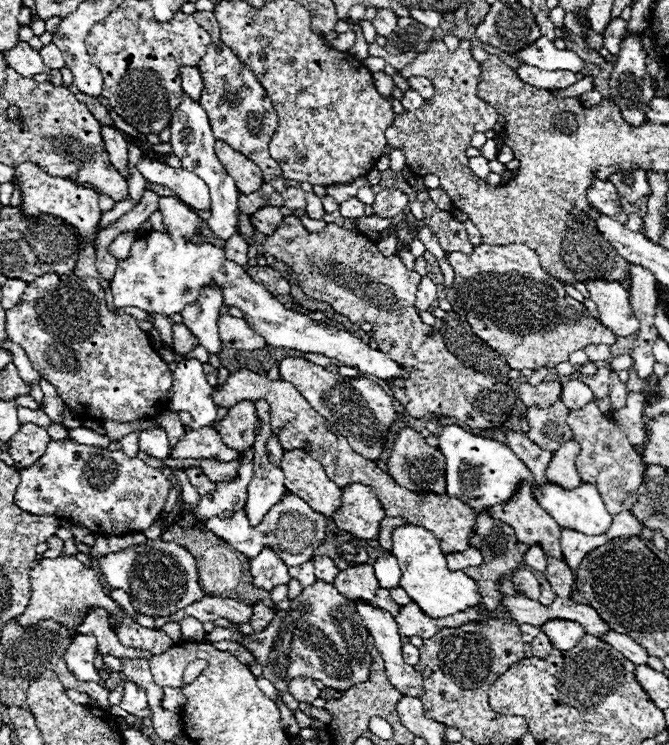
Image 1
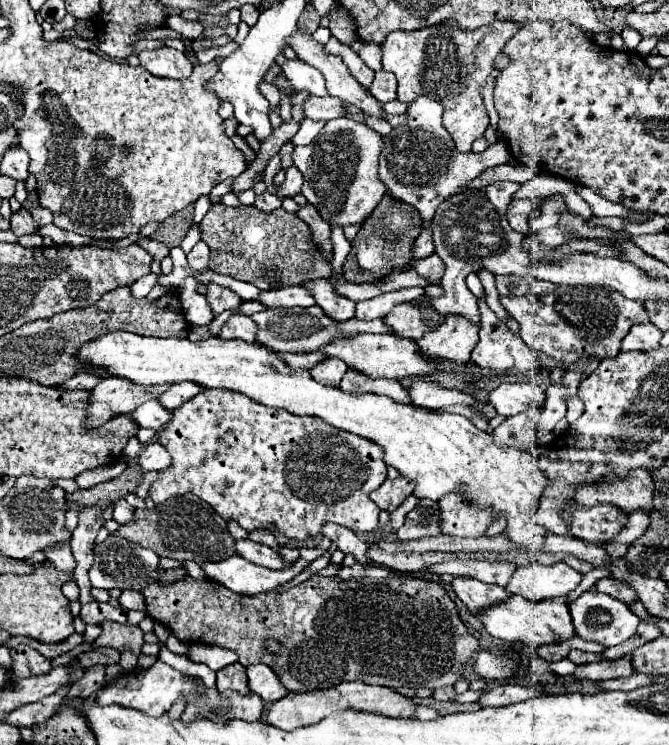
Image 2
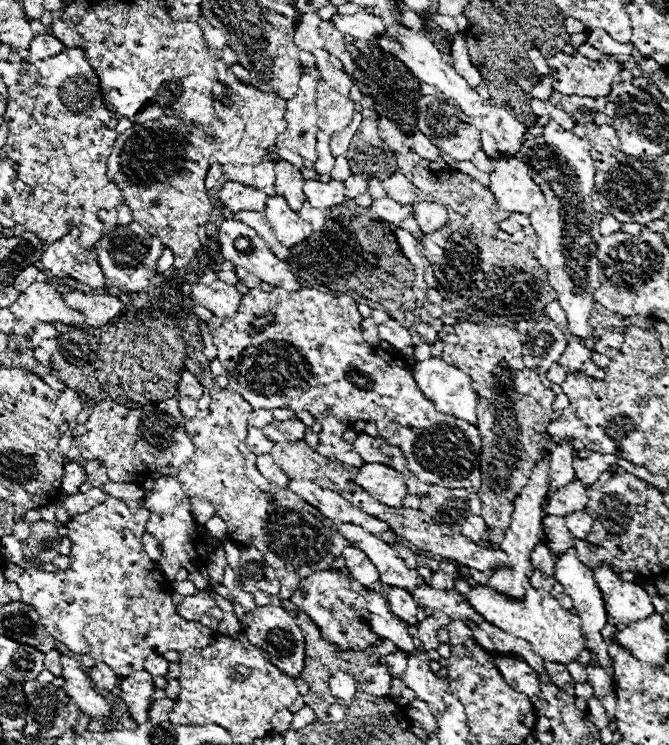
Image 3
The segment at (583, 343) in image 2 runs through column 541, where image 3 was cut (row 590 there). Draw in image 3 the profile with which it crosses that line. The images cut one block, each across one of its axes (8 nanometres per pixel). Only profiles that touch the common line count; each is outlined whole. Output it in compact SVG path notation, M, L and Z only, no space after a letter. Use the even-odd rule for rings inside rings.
M332 570L312 572L310 576L300 580L300 586L296 588L290 600L318 624L324 638L328 638L330 642L336 642L346 650L364 650L376 640L376 636L368 632L368 626L362 626L358 622L358 618L366 614L364 608L356 606L356 602L360 602L360 596L352 592L350 580L338 572L332 572Z

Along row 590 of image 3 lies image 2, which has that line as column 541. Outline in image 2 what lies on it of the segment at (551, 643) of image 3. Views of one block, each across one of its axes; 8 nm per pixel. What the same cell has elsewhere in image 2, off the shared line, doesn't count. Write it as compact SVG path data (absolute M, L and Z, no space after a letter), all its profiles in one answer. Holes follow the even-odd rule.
M112 332L100 338L94 338L90 342L84 342L84 346L78 348L74 354L76 360L86 362L96 368L104 368L110 376L126 378L140 386L150 384L174 384L174 382L194 382L202 388L214 388L214 390L232 390L238 394L246 394L250 400L268 406L268 408L280 408L296 416L316 416L324 422L332 424L338 430L346 430L352 434L358 434L362 438L368 438L384 448L384 462L392 468L396 468L406 480L416 482L414 494L418 498L430 498L434 502L440 502L442 496L450 492L460 492L460 496L466 502L472 502L476 508L492 508L492 518L498 520L500 516L506 520L504 534L508 540L516 546L522 546L526 550L538 550L542 546L542 538L548 534L542 526L538 526L532 518L538 508L538 500L544 492L544 488L550 484L550 478L546 472L538 468L538 462L530 456L530 452L514 450L514 448L498 448L492 442L492 436L488 432L478 430L468 418L456 416L456 414L434 414L428 410L412 408L394 402L388 396L378 394L348 394L340 388L330 388L314 382L310 372L306 370L290 370L278 356L268 350L266 346L248 344L242 340L222 340L222 338L206 338L200 342L192 342L188 338L146 338L132 332Z

